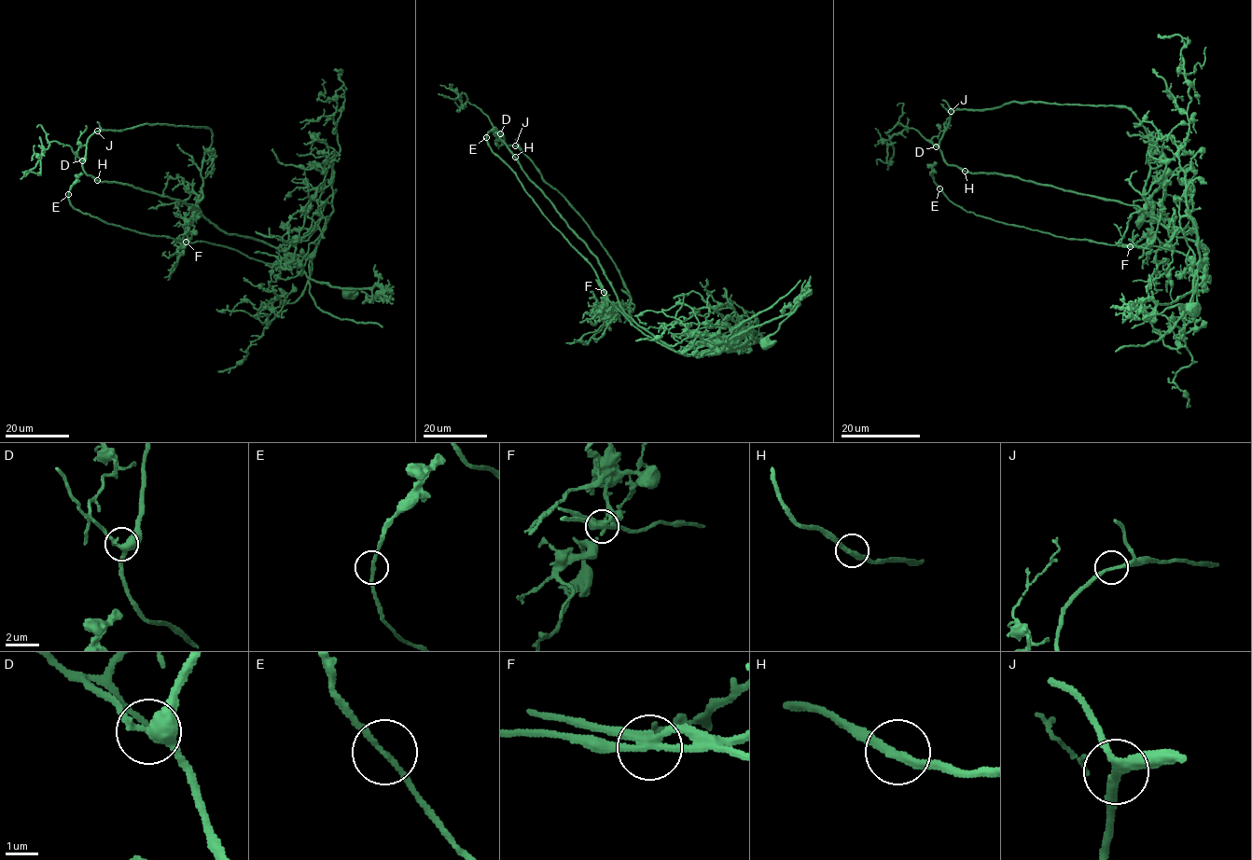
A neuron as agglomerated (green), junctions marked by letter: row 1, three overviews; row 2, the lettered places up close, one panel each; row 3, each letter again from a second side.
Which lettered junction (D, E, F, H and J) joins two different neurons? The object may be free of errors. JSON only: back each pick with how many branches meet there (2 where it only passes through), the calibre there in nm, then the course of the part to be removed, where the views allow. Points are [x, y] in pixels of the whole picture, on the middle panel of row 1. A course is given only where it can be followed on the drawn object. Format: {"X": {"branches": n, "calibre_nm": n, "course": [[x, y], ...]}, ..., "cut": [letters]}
{"F": {"branches": 2, "calibre_nm": 340, "course": [[604, 292], [644, 334], [688, 354], [720, 351], [736, 335], [790, 312], [762, 342], [762, 348]]}, "cut": ["F"]}

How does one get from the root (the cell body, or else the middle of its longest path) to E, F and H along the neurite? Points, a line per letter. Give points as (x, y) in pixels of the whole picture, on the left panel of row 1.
E: (350, 292), (373, 297), (368, 288), (320, 284), (300, 267), (108, 224), (76, 209), (68, 194)
F: (350, 292), (359, 289), (373, 297), (368, 288), (320, 284), (300, 267), (273, 266), (231, 248), (186, 242)
H: (350, 292), (373, 297), (368, 288), (311, 280), (292, 256), (220, 230), (193, 205), (97, 179)

